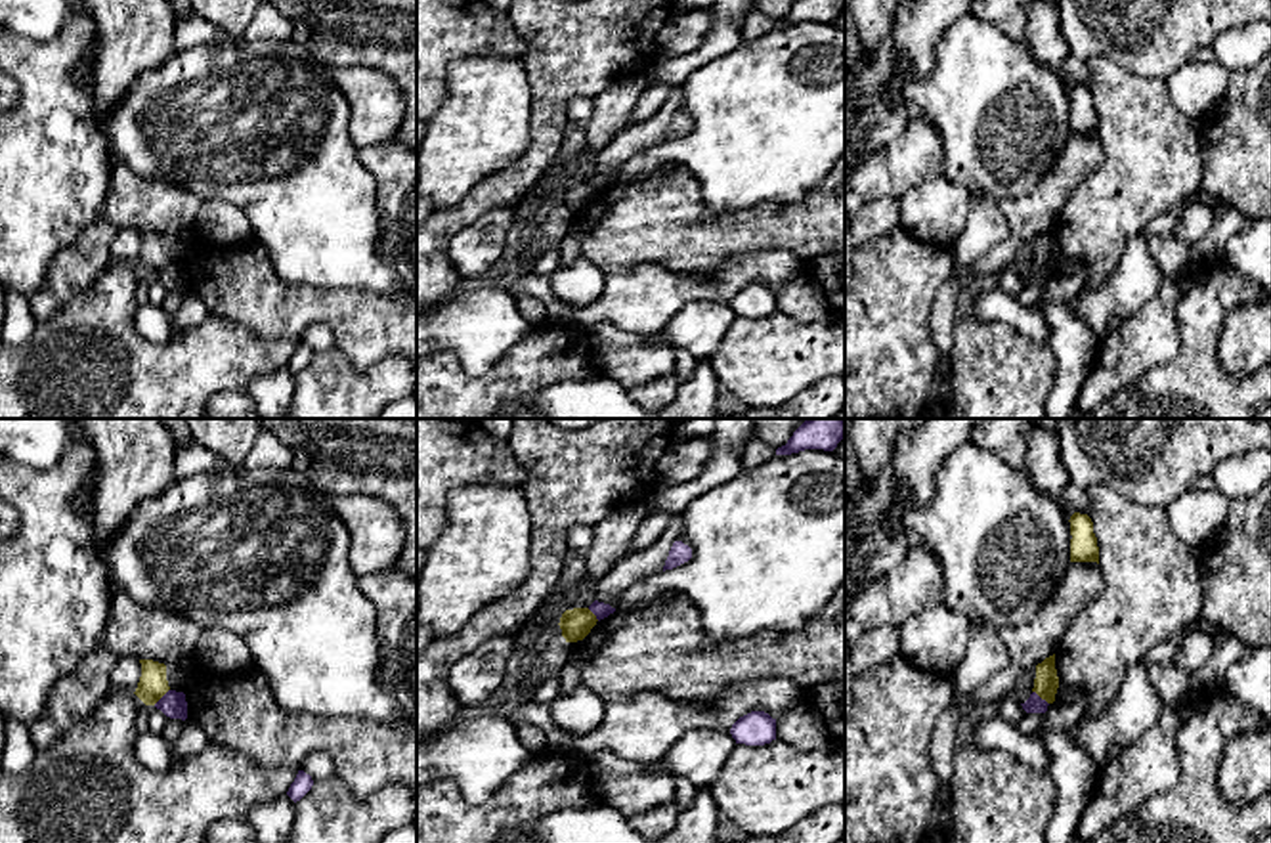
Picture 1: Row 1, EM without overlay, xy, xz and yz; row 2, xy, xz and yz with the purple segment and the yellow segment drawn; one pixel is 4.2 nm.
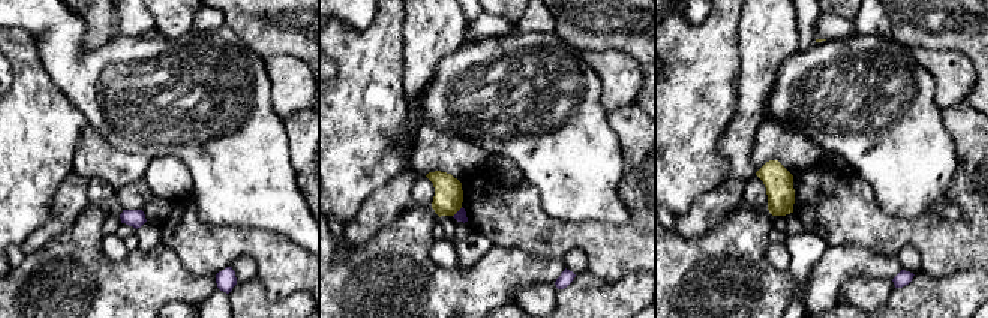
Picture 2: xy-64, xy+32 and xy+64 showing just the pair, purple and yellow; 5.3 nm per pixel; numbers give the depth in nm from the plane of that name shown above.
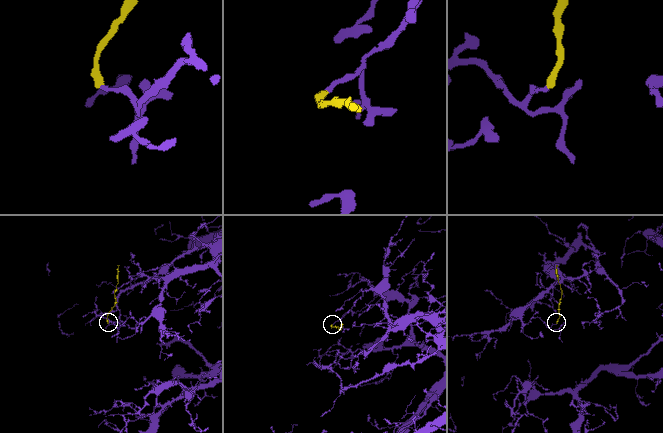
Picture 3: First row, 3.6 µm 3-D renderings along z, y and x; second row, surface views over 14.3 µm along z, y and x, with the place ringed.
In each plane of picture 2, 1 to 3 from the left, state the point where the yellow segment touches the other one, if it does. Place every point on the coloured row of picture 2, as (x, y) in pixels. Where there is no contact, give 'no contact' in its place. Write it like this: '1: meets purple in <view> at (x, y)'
1: no contact
2: meets purple in xy+32 at (458, 212)
3: no contact

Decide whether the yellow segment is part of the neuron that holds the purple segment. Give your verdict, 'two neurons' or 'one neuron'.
two neurons

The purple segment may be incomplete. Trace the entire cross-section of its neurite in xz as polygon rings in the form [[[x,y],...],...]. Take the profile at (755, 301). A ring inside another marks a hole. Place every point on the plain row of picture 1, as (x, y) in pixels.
[[[751,283],[732,296],[730,306],[736,315],[765,317],[776,312],[776,291],[765,283]]]

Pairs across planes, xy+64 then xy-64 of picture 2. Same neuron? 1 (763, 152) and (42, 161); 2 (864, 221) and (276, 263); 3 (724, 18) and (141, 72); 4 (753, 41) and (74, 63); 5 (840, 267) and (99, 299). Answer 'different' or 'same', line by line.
1: different
2: same
3: different
4: different
5: same

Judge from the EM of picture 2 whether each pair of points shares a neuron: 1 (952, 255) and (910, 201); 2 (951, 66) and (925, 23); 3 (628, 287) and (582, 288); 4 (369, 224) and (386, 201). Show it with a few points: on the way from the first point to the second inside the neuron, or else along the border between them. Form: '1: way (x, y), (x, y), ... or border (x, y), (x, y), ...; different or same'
1: border (886, 213), (895, 218), (939, 215), (955, 221); different
2: border (910, 47), (955, 50), (972, 65); different
3: way (616, 290), (594, 290); same
4: way (372, 218), (381, 207); same

